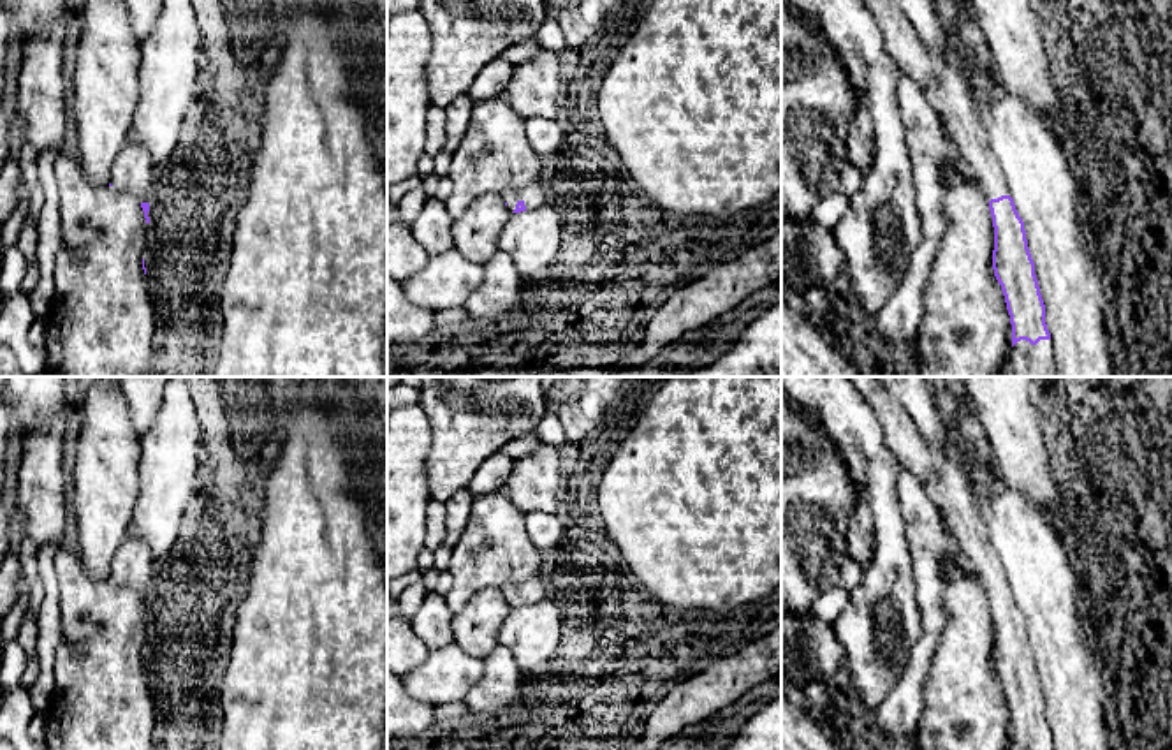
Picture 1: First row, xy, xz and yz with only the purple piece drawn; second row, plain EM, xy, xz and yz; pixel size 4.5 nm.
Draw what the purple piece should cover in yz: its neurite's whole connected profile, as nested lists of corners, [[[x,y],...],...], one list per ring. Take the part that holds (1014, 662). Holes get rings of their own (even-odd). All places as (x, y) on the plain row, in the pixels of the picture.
[[[845,377],[869,403],[885,442],[940,509],[966,569],[989,593],[994,621],[993,664],[1012,718],[1010,750],[1054,750],[1024,616],[987,537],[970,482],[950,451],[933,451],[915,421],[876,377]]]

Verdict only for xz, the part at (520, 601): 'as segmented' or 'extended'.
extended

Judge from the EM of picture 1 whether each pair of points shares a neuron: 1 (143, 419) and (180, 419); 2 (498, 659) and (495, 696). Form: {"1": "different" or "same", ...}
{"1": "different", "2": "same"}

